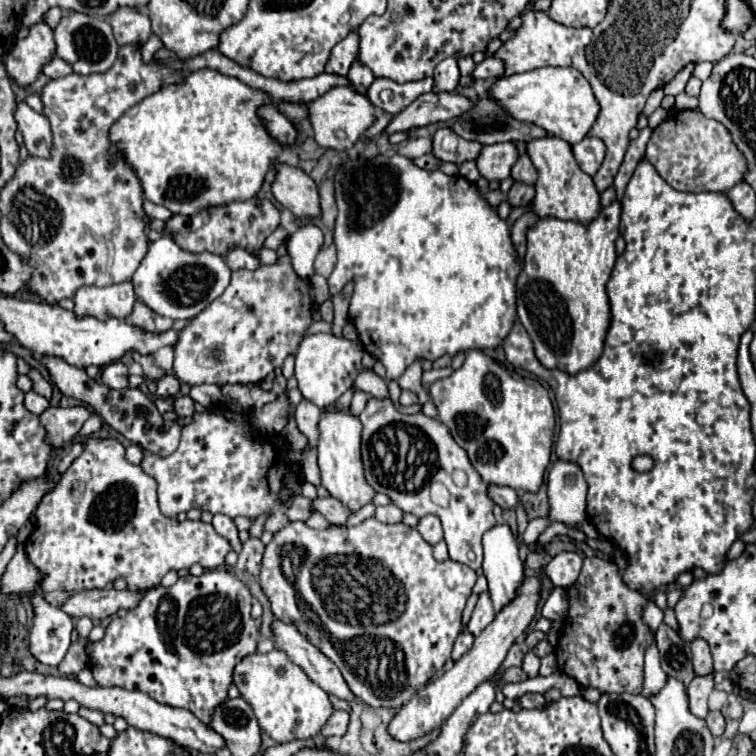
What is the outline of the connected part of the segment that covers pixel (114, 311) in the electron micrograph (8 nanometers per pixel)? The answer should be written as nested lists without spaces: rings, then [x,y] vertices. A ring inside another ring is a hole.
[[[118,283],[110,287],[82,287],[74,295],[74,313],[78,317],[92,315],[100,321],[110,317],[126,319],[132,313],[136,295],[132,283]]]

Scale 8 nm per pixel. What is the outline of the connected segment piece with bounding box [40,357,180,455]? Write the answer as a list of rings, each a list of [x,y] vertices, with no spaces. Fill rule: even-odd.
[[[42,357],[40,363],[46,367],[52,383],[64,395],[80,399],[86,405],[92,405],[96,409],[96,413],[104,419],[104,423],[108,423],[112,429],[122,433],[132,443],[136,443],[152,453],[158,453],[158,455],[170,455],[178,447],[180,427],[174,421],[164,421],[162,415],[158,413],[158,409],[154,407],[154,403],[148,399],[148,395],[144,395],[140,389],[120,389],[120,391],[108,389],[106,385],[90,379],[84,369],[68,365],[64,359],[58,359],[58,357]]]

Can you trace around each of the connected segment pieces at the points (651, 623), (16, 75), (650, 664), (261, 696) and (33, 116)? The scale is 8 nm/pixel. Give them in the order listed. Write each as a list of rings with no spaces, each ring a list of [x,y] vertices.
[[[652,601],[648,603],[648,607],[646,607],[646,611],[644,611],[644,623],[652,629],[652,633],[658,629],[658,625],[662,623],[662,619],[664,619],[664,611],[662,609],[658,609]]]
[[[38,21],[30,27],[30,33],[18,39],[8,51],[4,59],[8,75],[22,87],[30,85],[42,73],[42,65],[52,59],[54,49],[52,29],[46,21]]]
[[[650,645],[646,649],[646,665],[644,665],[644,689],[642,695],[650,697],[654,693],[660,691],[660,687],[664,687],[666,683],[666,673],[660,667],[660,655],[656,645]]]
[[[278,649],[264,655],[254,653],[244,657],[234,669],[234,685],[254,709],[260,729],[276,743],[318,735],[328,717],[334,713],[328,693],[310,681],[306,673]]]
[[[24,101],[16,103],[14,117],[18,123],[18,131],[24,135],[26,149],[34,155],[46,157],[52,145],[52,131],[50,131],[48,119],[36,113],[34,109],[30,109]]]

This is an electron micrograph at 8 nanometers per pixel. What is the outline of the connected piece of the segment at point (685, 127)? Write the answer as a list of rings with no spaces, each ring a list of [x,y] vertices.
[[[698,109],[682,111],[666,119],[652,131],[646,147],[646,159],[656,167],[660,177],[678,191],[722,191],[744,181],[748,163],[732,141],[730,131],[716,119],[704,117]]]

